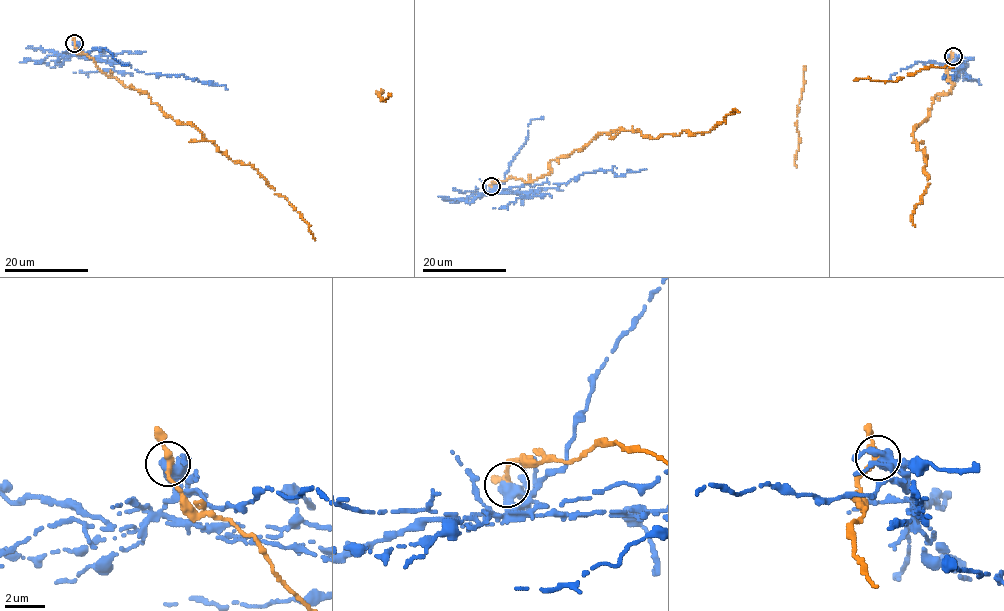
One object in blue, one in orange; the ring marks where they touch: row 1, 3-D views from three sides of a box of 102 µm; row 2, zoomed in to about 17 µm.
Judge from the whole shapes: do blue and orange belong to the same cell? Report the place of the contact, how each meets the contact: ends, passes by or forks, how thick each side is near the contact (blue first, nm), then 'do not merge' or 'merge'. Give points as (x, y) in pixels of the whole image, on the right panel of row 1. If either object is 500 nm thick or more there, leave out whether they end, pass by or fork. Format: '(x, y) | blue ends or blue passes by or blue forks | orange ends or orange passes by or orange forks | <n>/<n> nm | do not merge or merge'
(953, 56) | blue forks | orange passes by | 360/300 nm | do not merge

